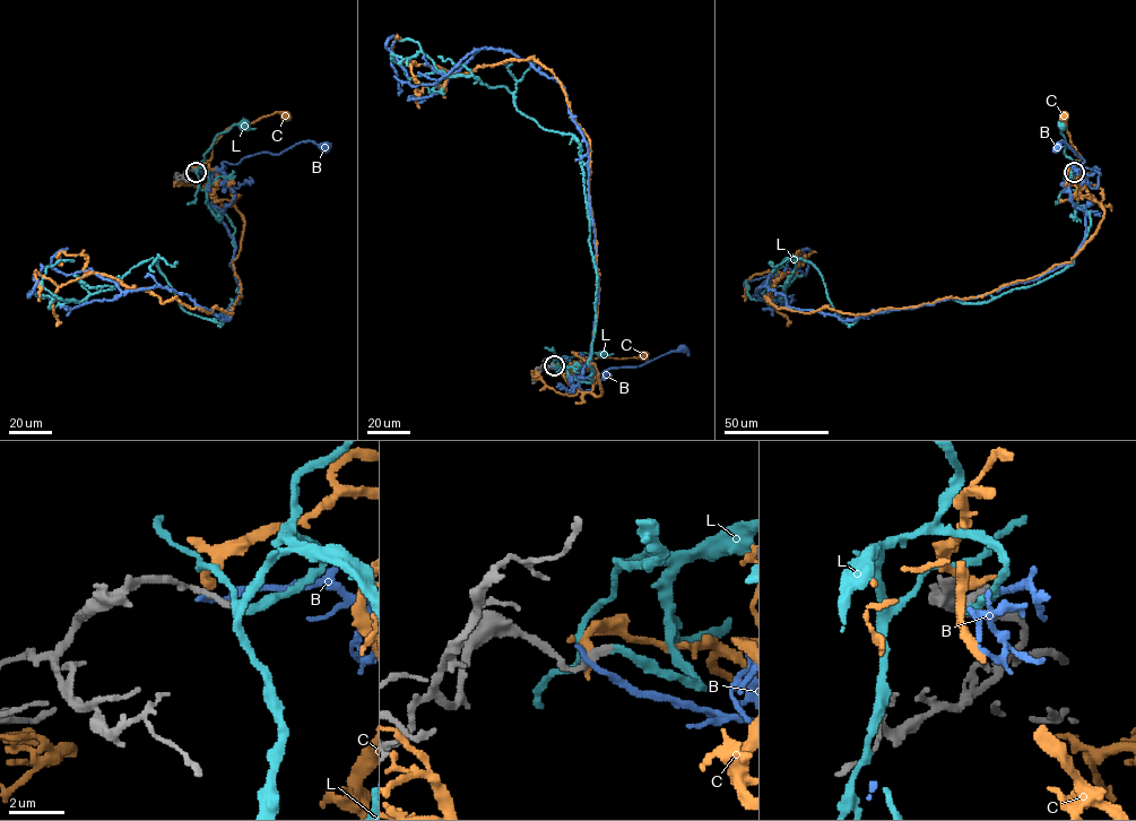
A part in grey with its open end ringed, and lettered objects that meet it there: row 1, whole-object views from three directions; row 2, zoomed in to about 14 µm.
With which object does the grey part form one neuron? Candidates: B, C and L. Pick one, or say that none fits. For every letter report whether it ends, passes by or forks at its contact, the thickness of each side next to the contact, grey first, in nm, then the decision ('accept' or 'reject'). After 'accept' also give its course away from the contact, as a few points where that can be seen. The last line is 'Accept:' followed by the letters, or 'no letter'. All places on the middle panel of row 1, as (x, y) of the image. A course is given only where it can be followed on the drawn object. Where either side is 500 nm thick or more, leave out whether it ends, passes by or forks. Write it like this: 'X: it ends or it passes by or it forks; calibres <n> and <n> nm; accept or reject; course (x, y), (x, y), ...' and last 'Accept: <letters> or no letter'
B: it ends; calibres 340 and 240 nm; reject
C: it ends; calibres 340 and 440 nm; reject
L: it ends; calibres 280 and 200 nm; accept; course (553, 365), (560, 369), (563, 356), (603, 354)
Accept: L

